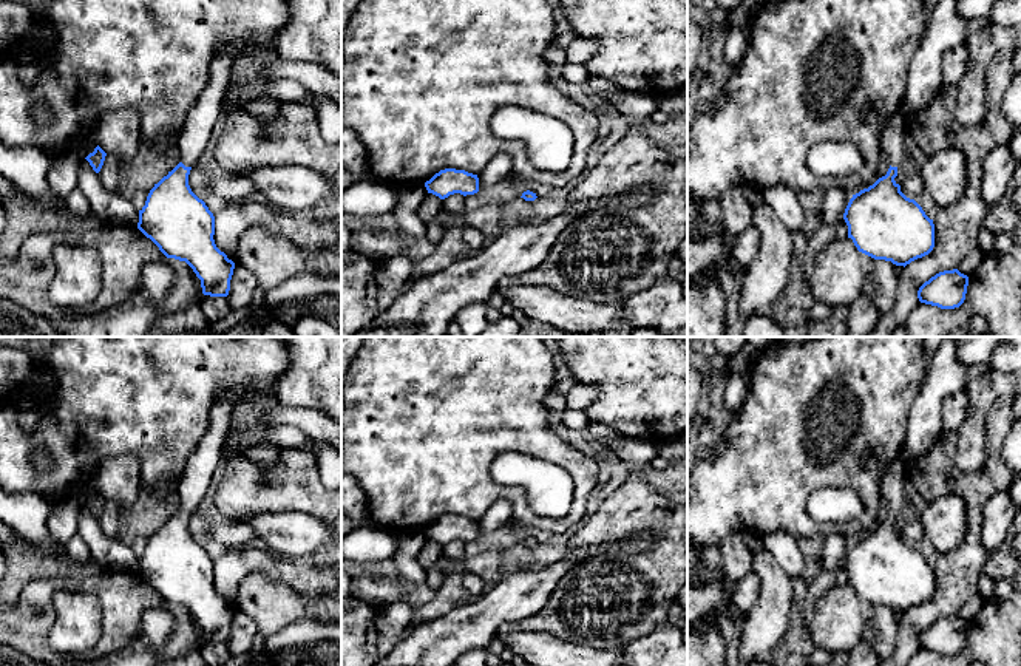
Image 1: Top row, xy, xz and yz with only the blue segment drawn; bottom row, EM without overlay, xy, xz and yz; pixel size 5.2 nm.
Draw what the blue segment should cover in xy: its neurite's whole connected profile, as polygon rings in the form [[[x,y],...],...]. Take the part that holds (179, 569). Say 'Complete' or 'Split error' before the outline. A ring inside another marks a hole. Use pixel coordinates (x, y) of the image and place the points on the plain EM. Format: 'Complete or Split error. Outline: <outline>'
Split error. Outline: [[[232,389],[222,391],[215,400],[207,433],[185,462],[178,482],[181,508],[150,536],[137,569],[137,575],[167,604],[185,607],[193,615],[202,640],[210,643],[229,641],[235,609],[216,593],[215,562],[192,538],[188,521],[210,496],[238,403],[239,397]]]

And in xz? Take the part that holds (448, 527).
Complete. Outline: [[[445,515],[426,527],[425,533],[428,539],[432,539],[440,545],[445,545],[454,539],[466,542],[479,538],[479,524],[477,521],[465,516]]]

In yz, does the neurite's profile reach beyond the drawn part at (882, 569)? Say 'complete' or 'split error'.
split error

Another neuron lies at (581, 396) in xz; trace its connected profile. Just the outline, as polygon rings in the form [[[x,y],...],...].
[[[578,383],[567,394],[567,408],[573,411],[585,411],[595,400],[598,388],[595,385]]]

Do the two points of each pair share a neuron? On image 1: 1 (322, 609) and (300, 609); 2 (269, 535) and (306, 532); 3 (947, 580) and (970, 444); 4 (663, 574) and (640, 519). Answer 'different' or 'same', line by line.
1: same
2: same
3: different
4: same

